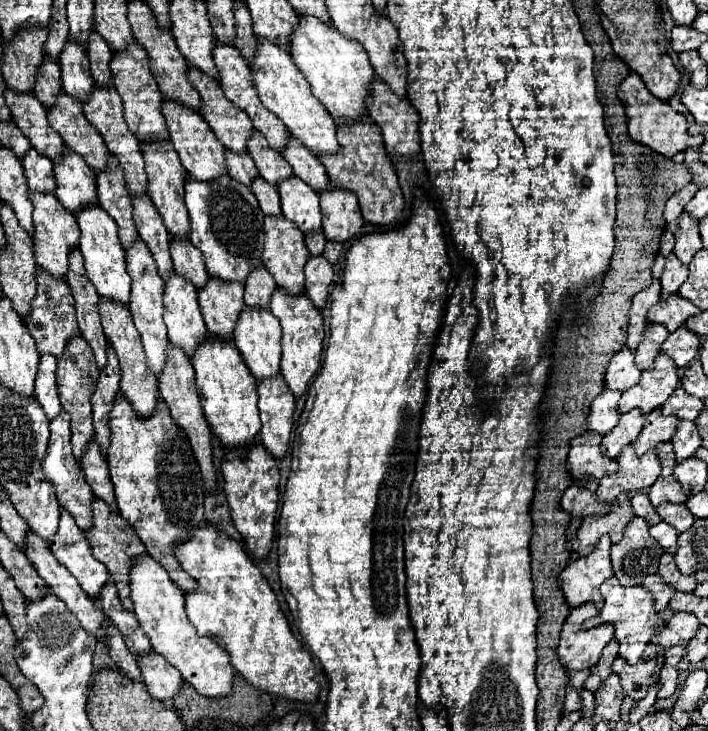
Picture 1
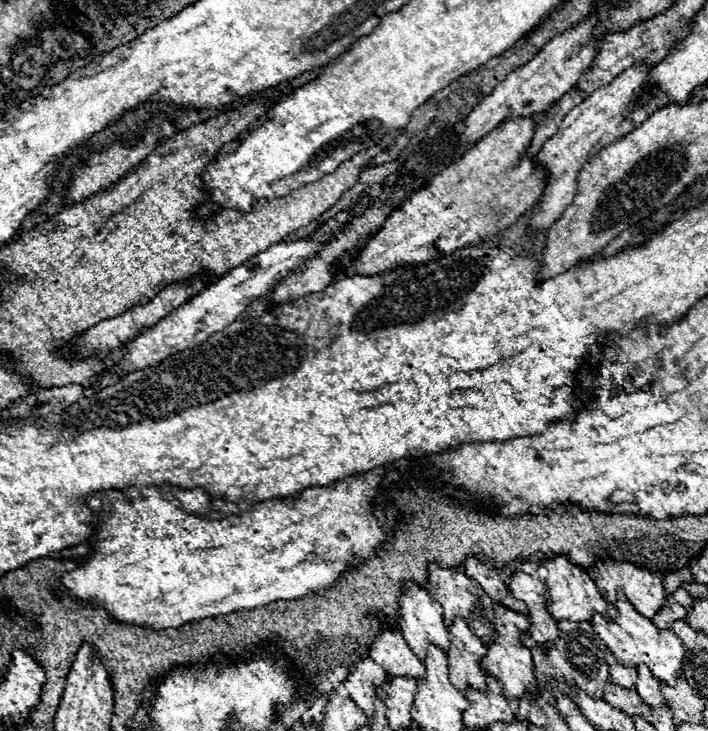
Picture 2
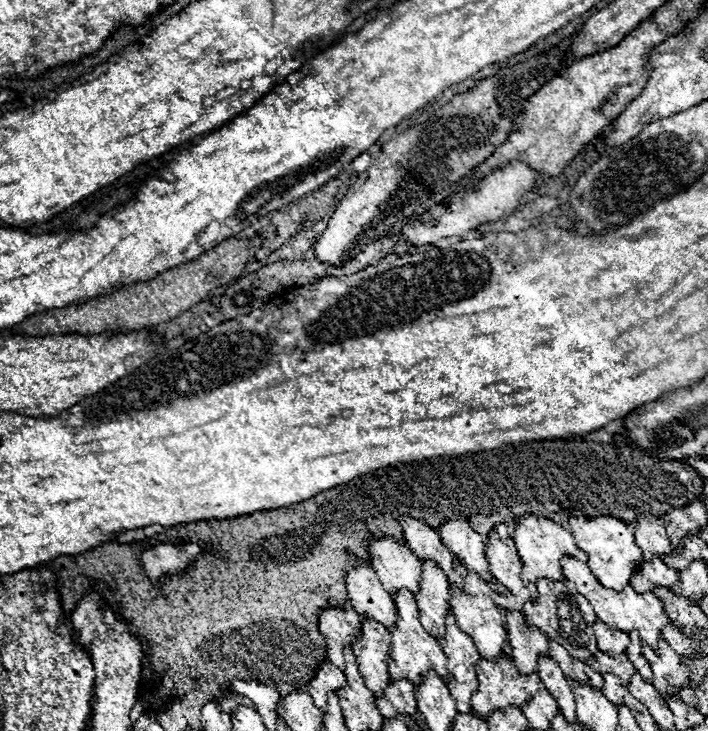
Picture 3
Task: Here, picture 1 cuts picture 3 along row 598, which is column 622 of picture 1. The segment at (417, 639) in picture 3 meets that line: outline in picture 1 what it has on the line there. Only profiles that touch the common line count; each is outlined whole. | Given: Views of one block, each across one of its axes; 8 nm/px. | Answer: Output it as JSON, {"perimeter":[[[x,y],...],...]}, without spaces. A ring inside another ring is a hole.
{"perimeter":[[[660,354],[654,362],[654,370],[642,372],[640,382],[622,394],[618,412],[626,414],[632,408],[638,408],[642,414],[650,414],[666,402],[666,398],[678,388],[678,382],[678,368],[672,358]]]}

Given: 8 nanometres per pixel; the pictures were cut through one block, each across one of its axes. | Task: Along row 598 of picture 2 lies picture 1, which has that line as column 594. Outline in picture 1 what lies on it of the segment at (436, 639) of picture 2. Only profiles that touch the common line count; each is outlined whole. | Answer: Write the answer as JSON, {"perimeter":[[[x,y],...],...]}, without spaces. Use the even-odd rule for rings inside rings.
{"perimeter":[[[602,390],[596,400],[592,402],[590,416],[588,416],[588,430],[598,432],[598,434],[608,434],[620,420],[618,412],[618,400],[620,400],[618,390]]]}

